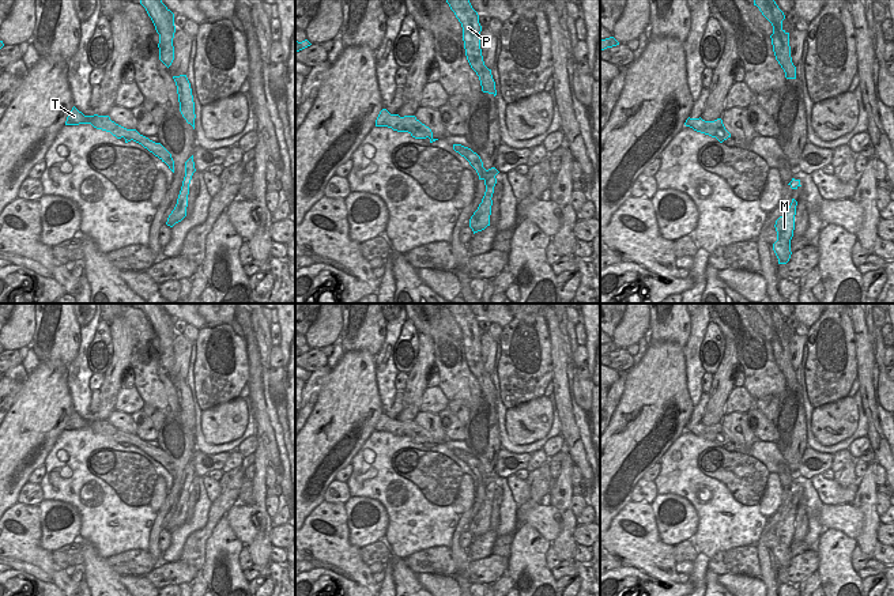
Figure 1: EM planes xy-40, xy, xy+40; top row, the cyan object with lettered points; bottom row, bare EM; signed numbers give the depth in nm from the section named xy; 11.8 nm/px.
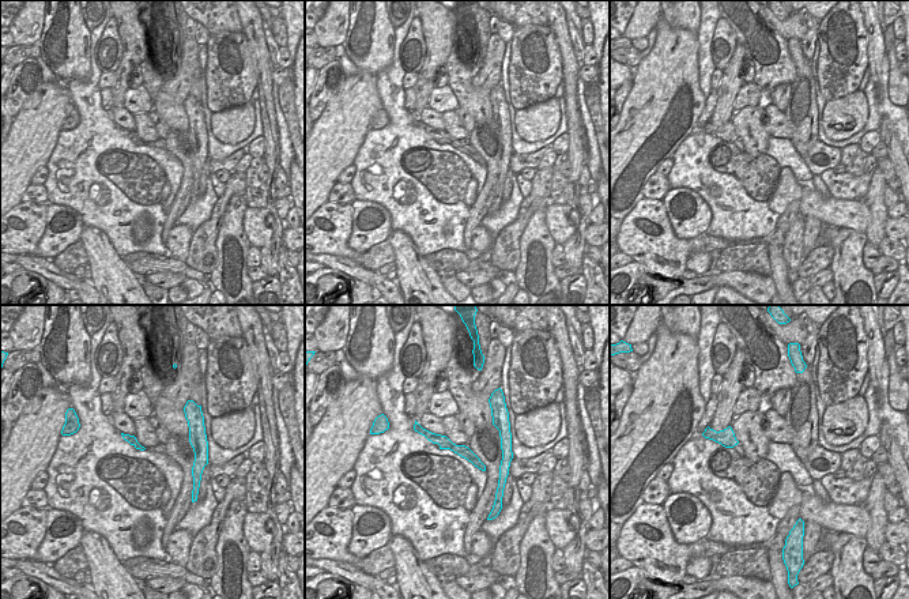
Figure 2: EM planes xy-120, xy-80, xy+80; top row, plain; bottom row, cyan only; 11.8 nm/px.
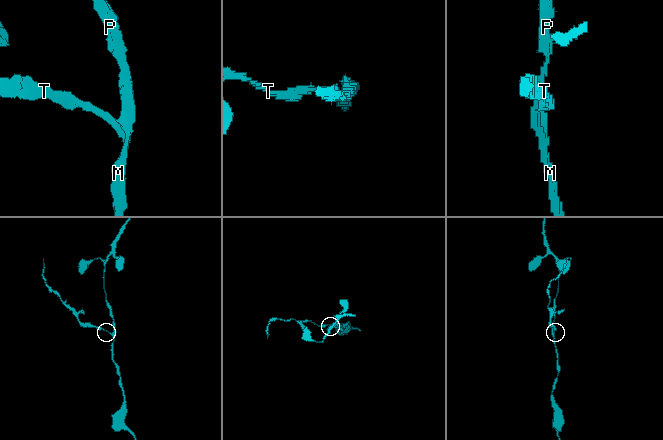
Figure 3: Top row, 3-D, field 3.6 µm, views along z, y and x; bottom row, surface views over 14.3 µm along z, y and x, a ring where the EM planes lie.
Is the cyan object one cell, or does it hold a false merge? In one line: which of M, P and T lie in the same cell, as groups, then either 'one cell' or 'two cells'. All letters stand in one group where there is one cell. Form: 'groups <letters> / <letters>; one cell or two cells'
groups M P / T; two cells

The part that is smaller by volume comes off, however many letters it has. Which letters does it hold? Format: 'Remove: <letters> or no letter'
Remove: T

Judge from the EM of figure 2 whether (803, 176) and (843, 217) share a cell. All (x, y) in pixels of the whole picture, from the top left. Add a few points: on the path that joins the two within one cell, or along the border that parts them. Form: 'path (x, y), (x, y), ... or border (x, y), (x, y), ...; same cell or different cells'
border (796, 180), (810, 183), (823, 198), (830, 196); different cells

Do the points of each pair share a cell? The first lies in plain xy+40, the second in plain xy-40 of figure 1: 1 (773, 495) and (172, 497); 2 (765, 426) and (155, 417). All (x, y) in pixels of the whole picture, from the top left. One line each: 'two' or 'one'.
1: two
2: two

